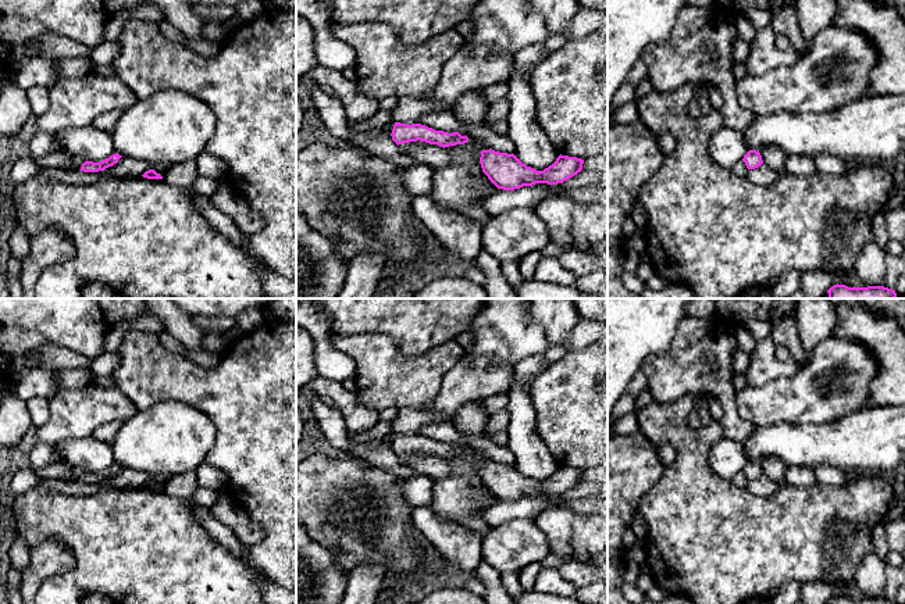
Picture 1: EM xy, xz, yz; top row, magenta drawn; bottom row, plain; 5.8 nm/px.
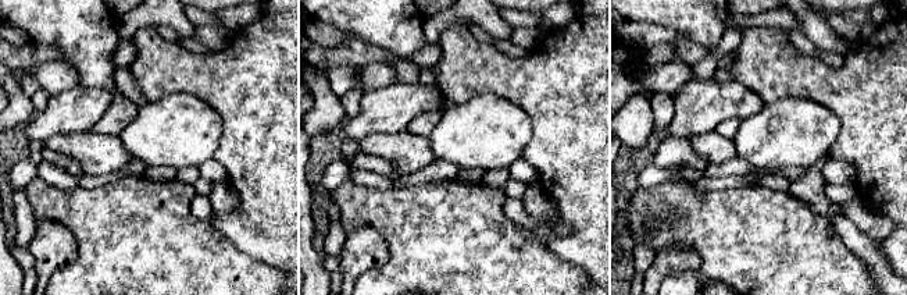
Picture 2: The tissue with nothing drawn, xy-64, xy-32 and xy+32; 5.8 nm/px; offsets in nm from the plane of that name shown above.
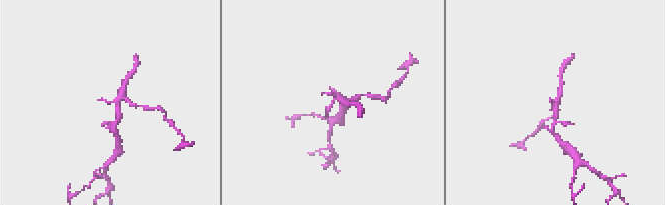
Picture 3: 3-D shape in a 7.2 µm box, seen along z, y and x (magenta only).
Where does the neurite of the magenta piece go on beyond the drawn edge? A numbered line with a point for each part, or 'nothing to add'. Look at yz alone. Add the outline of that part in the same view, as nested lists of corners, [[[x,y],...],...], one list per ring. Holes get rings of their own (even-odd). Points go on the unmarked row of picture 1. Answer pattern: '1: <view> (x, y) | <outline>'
nothing to add

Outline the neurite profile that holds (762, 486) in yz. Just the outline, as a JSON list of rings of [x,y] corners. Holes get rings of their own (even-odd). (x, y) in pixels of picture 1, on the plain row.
[[[762,475],[760,478],[755,480],[749,480],[747,489],[755,496],[769,497],[774,494],[778,487],[780,487],[778,483]]]

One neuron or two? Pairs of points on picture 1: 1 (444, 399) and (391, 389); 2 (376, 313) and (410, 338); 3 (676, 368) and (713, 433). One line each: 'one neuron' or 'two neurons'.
1: two neurons
2: one neuron
3: two neurons

